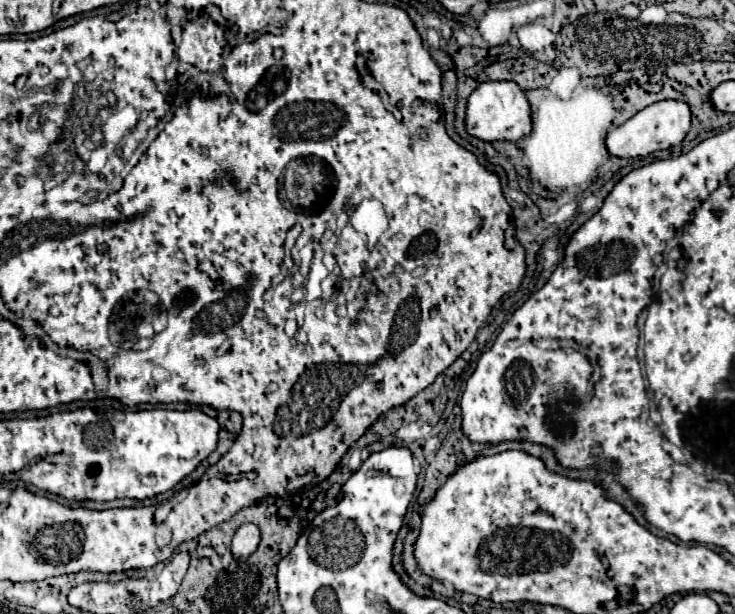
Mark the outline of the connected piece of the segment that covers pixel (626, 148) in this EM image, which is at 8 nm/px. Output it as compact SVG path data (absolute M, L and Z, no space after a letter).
M670 99L670 101L652 103L646 109L638 111L634 117L630 117L626 123L612 129L606 137L606 147L616 157L646 157L654 151L680 145L686 133L690 131L690 119L692 119L692 113L688 109L688 103L684 101Z

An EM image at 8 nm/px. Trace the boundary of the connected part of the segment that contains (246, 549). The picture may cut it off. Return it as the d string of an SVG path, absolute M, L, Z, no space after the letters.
M244 523L240 525L234 537L232 537L232 555L236 559L248 557L256 551L260 543L260 529L254 523Z

